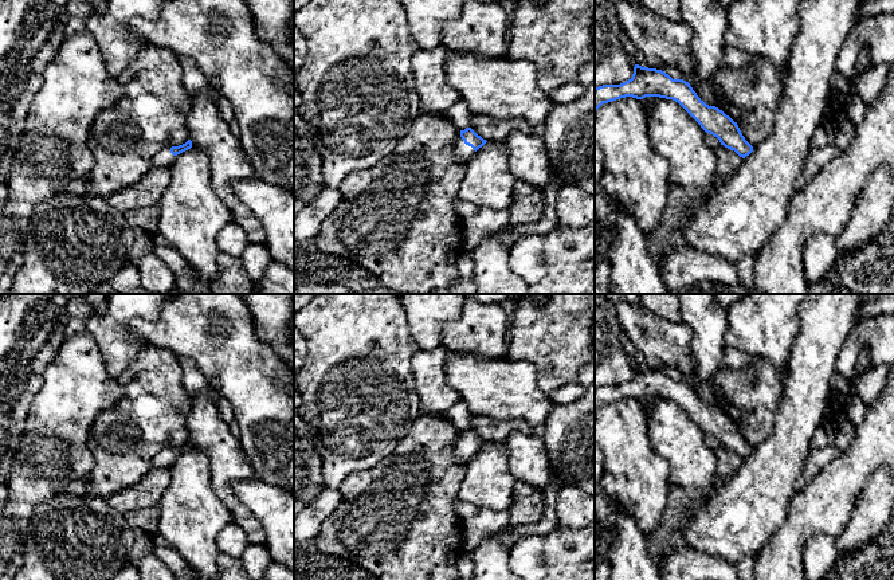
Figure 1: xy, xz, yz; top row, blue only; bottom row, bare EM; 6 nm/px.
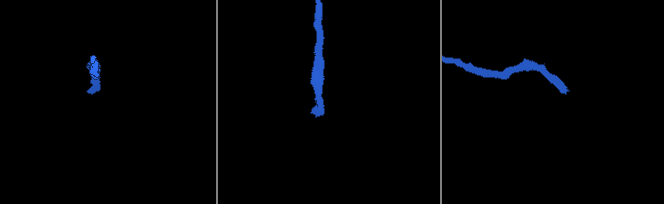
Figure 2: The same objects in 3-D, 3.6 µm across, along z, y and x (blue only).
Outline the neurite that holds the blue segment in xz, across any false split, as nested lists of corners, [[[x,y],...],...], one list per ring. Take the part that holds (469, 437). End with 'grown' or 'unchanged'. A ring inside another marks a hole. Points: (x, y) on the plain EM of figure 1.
[[[471,428],[460,431],[455,451],[455,462],[466,466],[475,452],[486,443],[487,442],[478,436]]]; grown

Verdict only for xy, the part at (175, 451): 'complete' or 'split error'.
split error

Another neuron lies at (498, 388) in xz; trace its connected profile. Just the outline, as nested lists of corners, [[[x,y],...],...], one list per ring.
[[[447,350],[446,376],[474,416],[522,419],[542,427],[556,405],[538,388],[537,369],[530,362],[482,360],[473,353]]]

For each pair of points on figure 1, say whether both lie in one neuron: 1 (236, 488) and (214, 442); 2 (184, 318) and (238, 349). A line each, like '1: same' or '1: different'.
1: different
2: same

